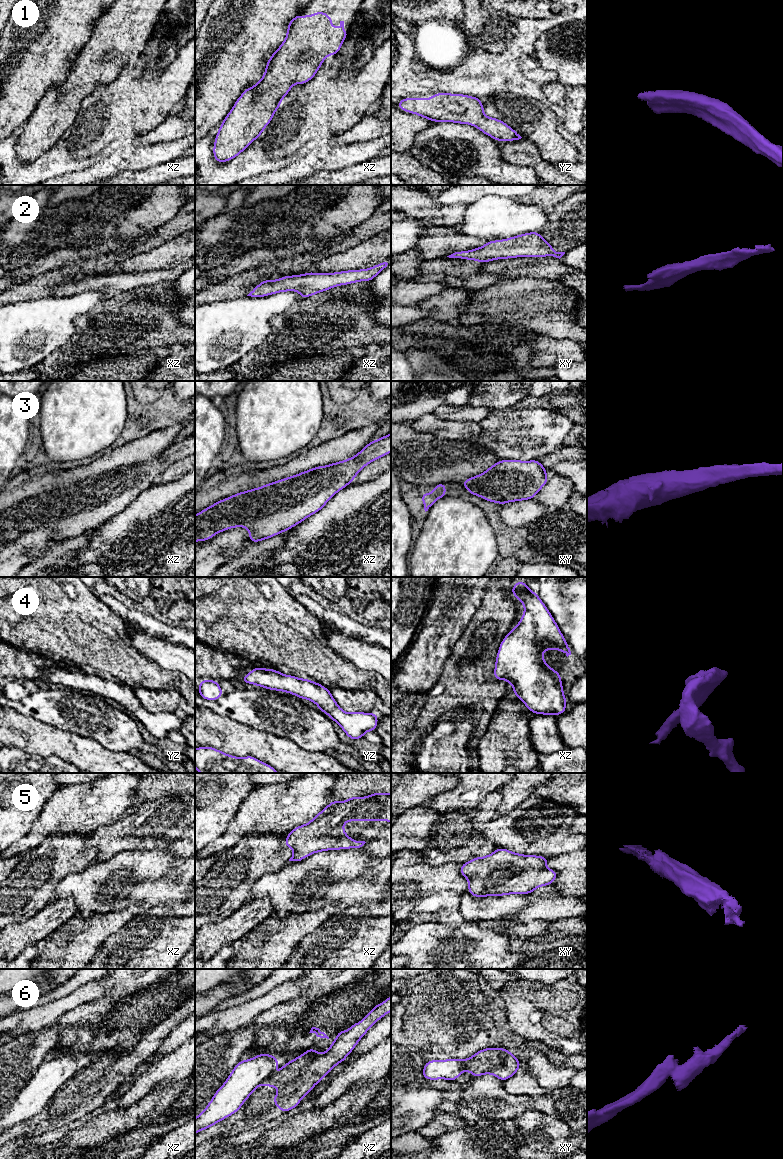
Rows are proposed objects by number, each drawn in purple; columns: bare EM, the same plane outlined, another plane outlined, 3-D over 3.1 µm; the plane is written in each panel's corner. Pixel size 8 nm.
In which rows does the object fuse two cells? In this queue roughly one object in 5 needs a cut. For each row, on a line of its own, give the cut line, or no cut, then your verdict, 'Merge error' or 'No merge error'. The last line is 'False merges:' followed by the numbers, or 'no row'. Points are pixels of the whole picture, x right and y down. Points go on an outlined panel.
1: No split. No merge error
2: No split. No merge error
3: No split. No merge error
4: No split. No merge error
5: No split. No merge error
6: Split along xy (463, 1060), (461, 1070). Merge error
False merges: 6

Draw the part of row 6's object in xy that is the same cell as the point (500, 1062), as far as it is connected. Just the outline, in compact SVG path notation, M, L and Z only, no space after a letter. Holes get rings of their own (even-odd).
M485 1048L462 1062L462 1071L472 1072L473 1078L483 1074L492 1074L505 1081L512 1077L520 1067L520 1062L504 1048Z

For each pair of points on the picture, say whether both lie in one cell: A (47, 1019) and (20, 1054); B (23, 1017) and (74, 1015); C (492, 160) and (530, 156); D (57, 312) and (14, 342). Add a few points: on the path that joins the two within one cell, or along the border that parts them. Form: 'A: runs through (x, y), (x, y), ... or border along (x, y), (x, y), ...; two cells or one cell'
A: border along (55, 1022), (17, 1037); two cells
B: border along (80, 1003), (65, 1012), (55, 1022); two cells
C: border along (499, 142), (501, 155), (507, 161), (527, 167); two cells
D: runs through (46, 323), (25, 333); one cell

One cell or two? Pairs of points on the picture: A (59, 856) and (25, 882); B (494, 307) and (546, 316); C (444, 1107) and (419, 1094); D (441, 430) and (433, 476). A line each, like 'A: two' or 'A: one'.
A: one
B: one
C: two
D: two

